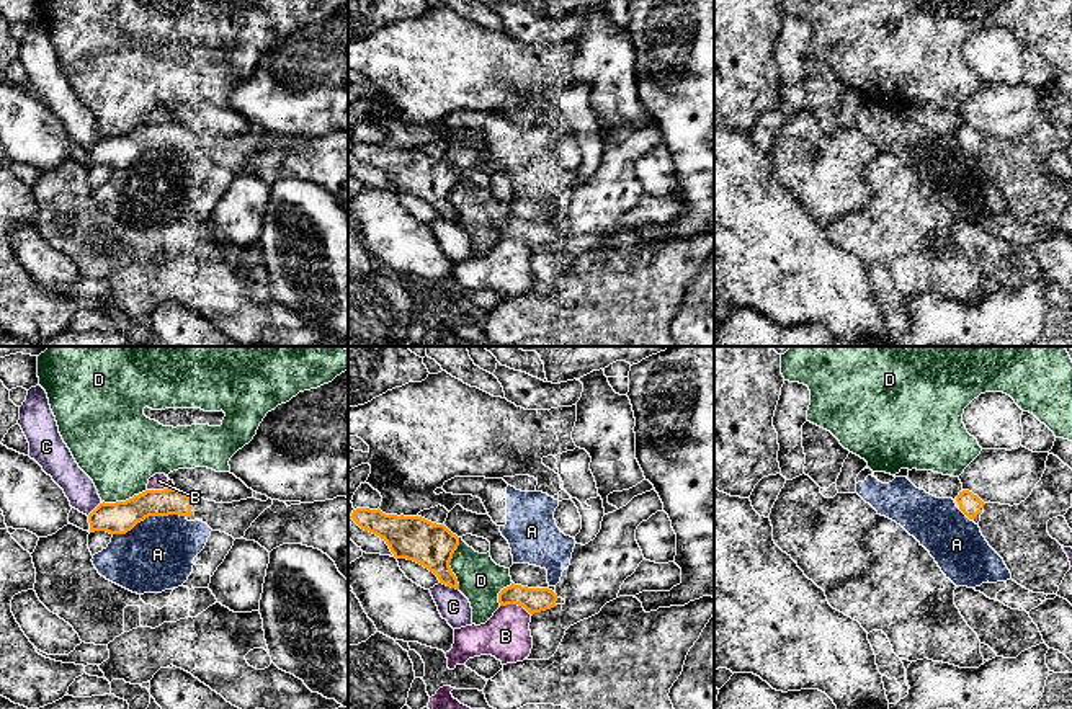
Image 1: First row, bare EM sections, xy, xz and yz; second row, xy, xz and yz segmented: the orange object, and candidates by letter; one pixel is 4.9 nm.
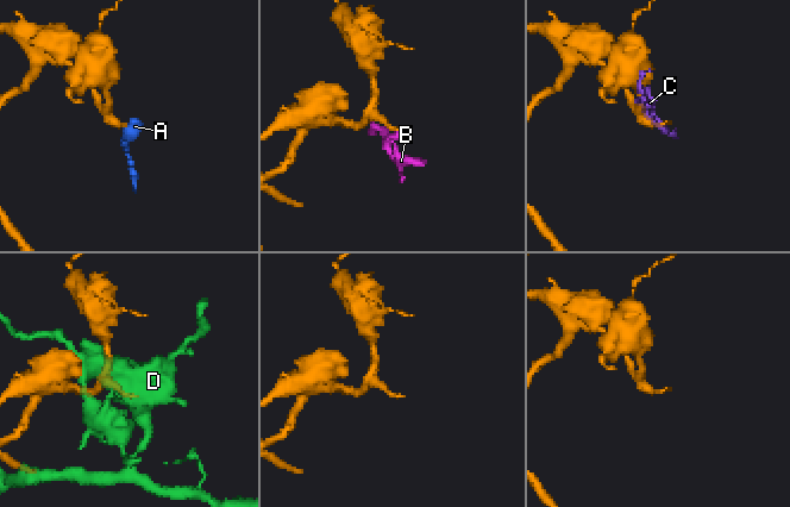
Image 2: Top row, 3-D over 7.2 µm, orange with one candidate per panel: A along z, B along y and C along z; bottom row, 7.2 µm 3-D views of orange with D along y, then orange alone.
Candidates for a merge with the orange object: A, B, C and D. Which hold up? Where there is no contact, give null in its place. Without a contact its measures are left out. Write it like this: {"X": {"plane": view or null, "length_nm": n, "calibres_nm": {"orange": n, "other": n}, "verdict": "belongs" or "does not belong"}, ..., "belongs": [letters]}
{"A": {"plane": "xy", "length_nm": 380, "calibres_nm": {"orange": 160, "other": 360}, "verdict": "does not belong"}, "B": {"plane": "xz", "length_nm": 170, "calibres_nm": {"orange": 130, "other": 240}, "verdict": "does not belong"}, "C": {"plane": "xz", "length_nm": 100, "calibres_nm": {"orange": 220, "other": 150}, "verdict": "does not belong"}, "D": {"plane": "xz", "length_nm": 260, "calibres_nm": {"orange": 220, "other": 220}, "verdict": "does not belong"}, "belongs": []}

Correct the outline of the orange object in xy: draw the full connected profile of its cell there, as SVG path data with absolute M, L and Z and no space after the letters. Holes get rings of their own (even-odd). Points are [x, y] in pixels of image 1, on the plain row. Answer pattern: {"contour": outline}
{"contour": "M167 121L163 124L145 124L126 136L103 136L88 149L88 157L90 167L126 168L149 150L180 149L188 155L199 154L212 165L240 173L271 139L271 132L261 136L253 131L232 137L216 137L204 132L191 132L178 123Z"}

